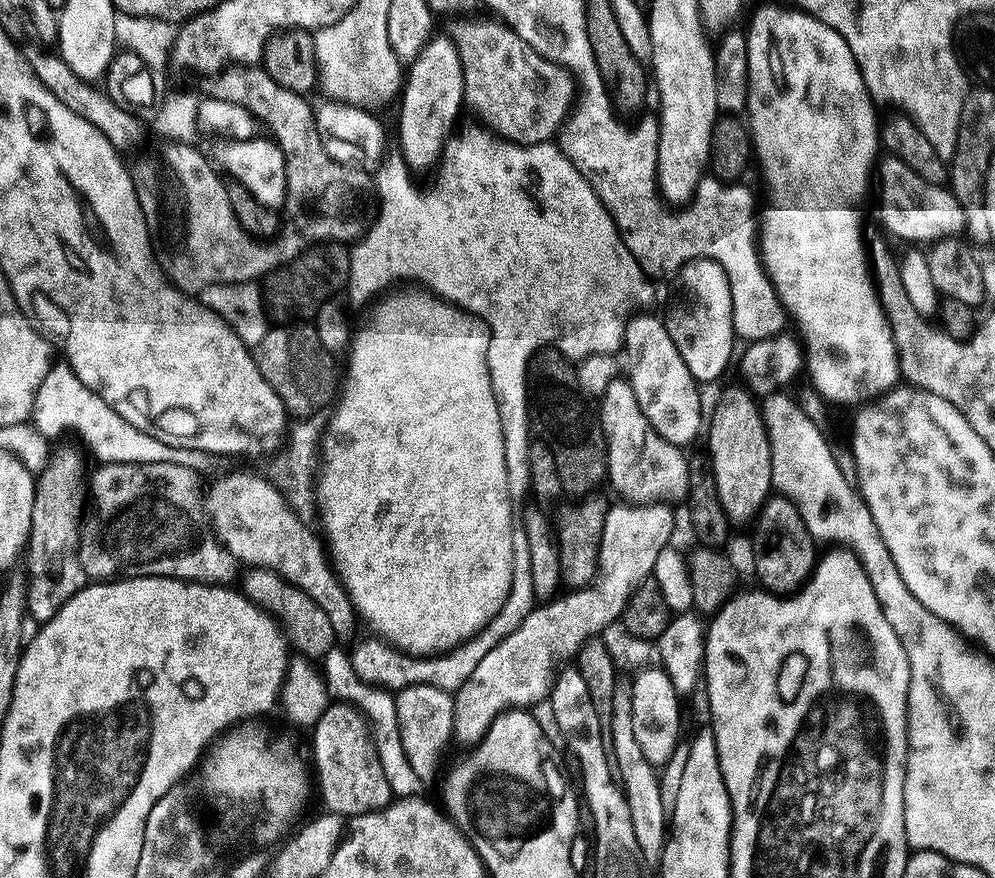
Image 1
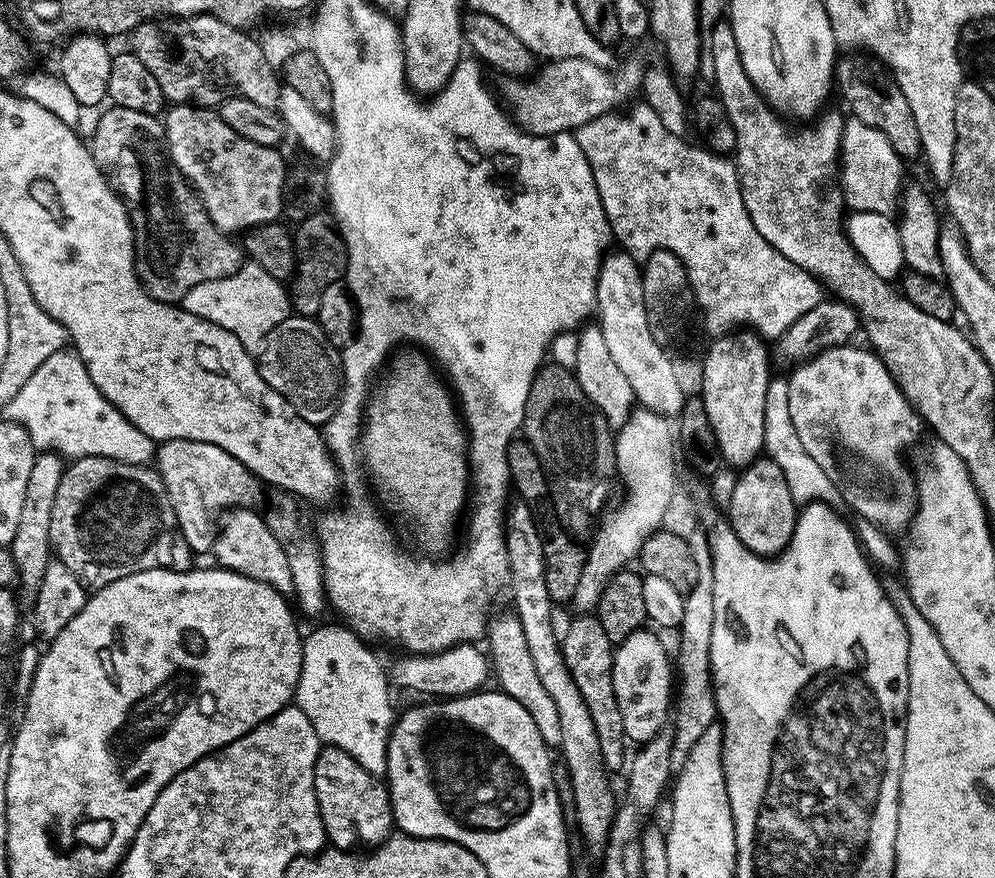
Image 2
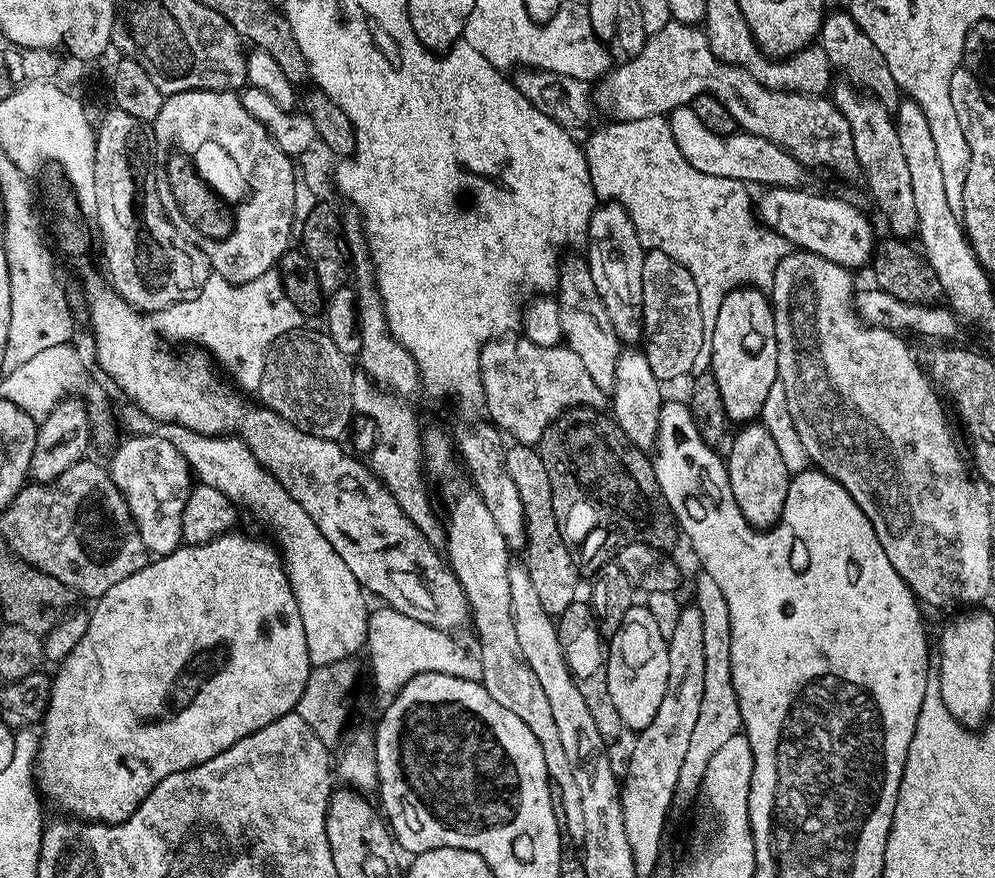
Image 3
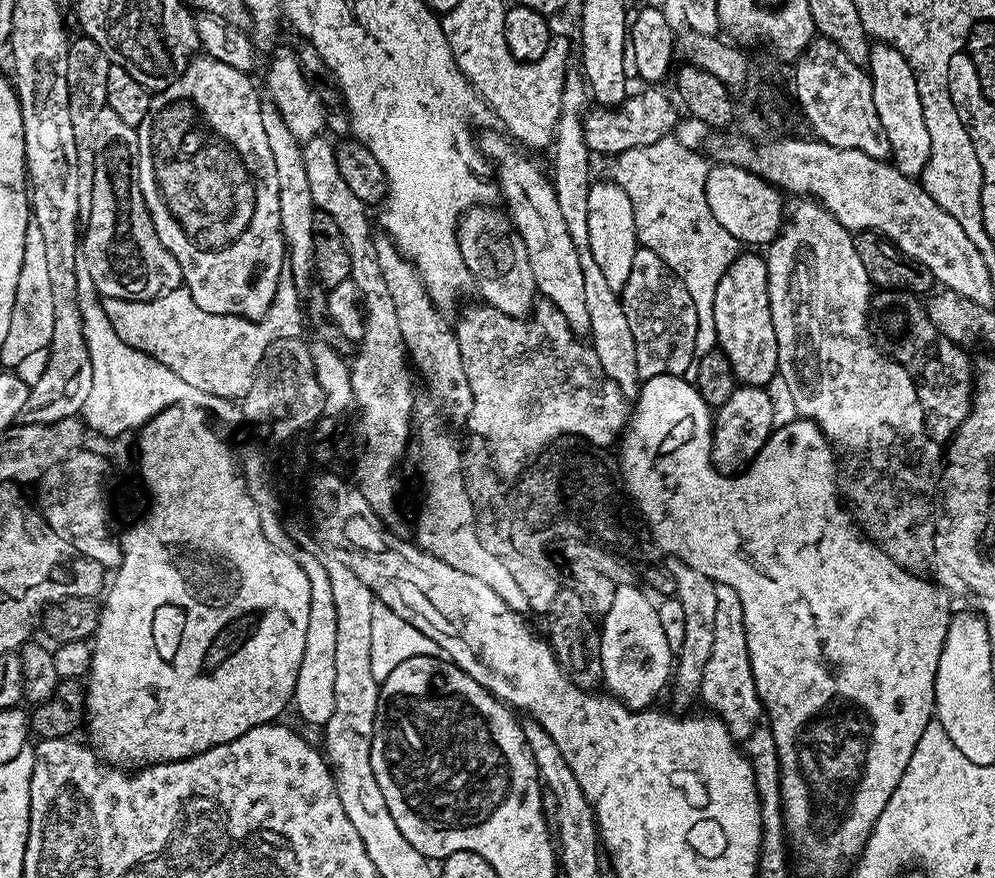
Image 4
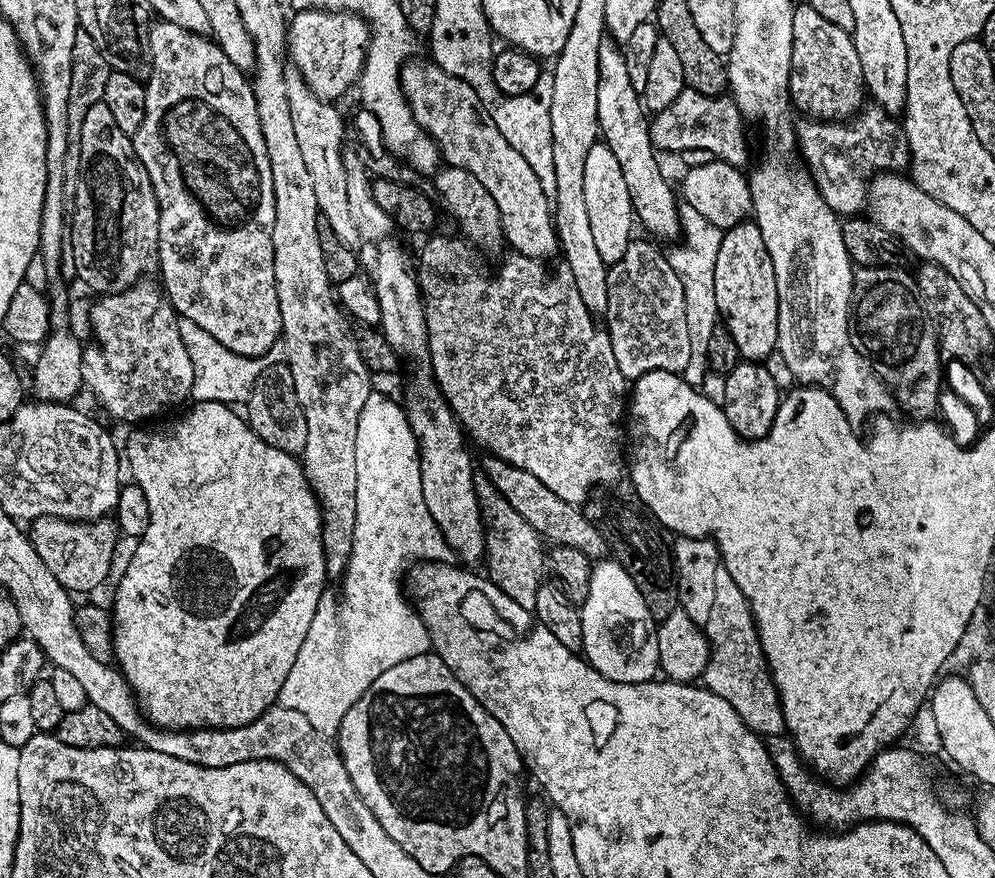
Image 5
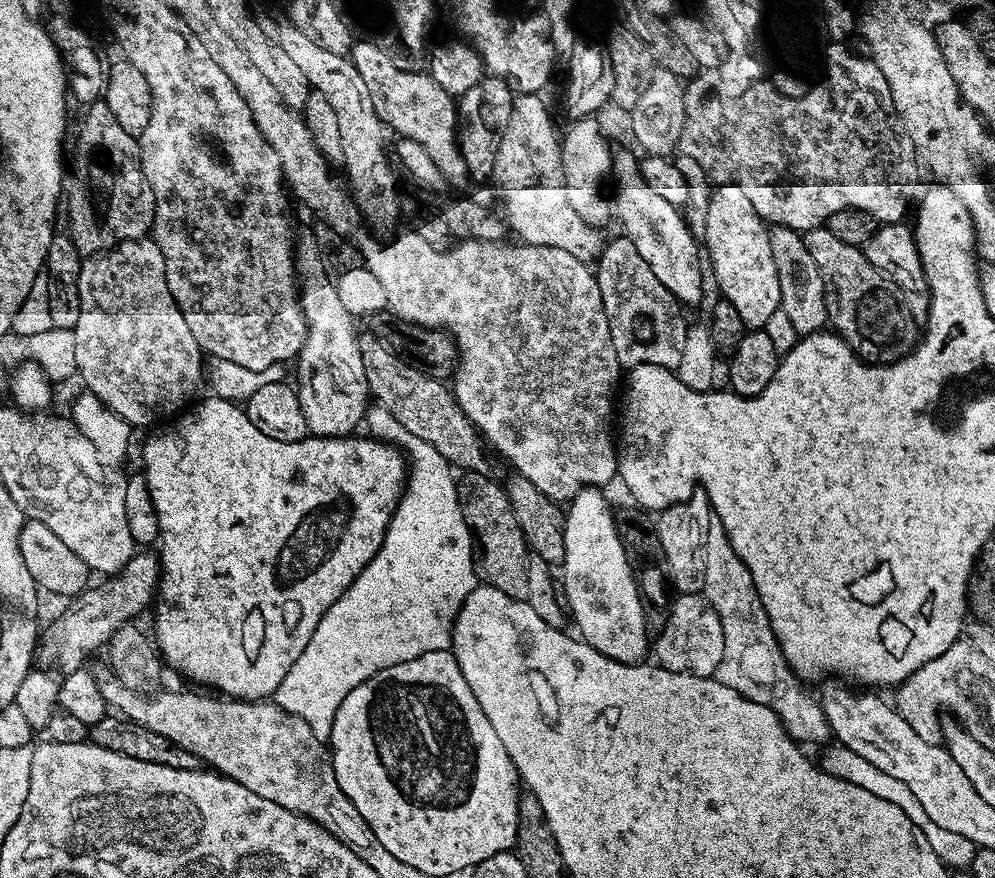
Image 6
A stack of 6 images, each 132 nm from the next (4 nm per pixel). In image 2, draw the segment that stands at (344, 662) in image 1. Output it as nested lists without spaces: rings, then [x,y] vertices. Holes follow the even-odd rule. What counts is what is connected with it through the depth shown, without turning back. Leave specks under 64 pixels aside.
[[[339,624],[320,626],[303,639],[303,664],[293,696],[295,707],[306,714],[317,739],[329,747],[346,750],[363,769],[375,776],[387,773],[388,744],[396,712],[392,710],[392,686],[386,666],[380,662],[365,639],[351,628]]]

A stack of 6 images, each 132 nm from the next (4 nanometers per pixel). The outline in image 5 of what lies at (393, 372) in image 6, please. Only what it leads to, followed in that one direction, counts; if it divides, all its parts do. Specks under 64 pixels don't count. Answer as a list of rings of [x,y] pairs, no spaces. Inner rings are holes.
[[[491,454],[485,455],[485,457],[482,466],[487,474],[485,476],[487,481],[499,490],[514,507],[514,510],[522,515],[522,518],[525,518],[531,528],[543,539],[556,546],[566,545],[581,550],[591,560],[600,560],[607,555],[607,537],[601,534],[596,524],[588,519],[581,507],[558,497],[558,494],[543,485],[528,470],[522,470],[521,467],[509,464],[504,459]]]

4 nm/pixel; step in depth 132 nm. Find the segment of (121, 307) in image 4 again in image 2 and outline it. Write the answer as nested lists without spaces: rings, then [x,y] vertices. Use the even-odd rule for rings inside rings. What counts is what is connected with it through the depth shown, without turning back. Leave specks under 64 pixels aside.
[[[245,262],[238,271],[226,278],[202,282],[184,295],[182,307],[198,318],[206,318],[222,330],[230,330],[247,352],[256,354],[264,340],[293,311],[290,292],[281,281],[275,280],[262,266]]]

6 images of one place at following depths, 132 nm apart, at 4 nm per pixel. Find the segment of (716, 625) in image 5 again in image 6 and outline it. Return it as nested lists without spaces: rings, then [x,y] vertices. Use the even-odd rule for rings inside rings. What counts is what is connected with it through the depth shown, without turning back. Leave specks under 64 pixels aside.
[[[715,518],[710,520],[705,535],[705,564],[705,586],[702,592],[718,614],[724,635],[724,657],[715,679],[730,686],[730,690],[738,690],[738,694],[750,698],[750,702],[758,702],[774,710],[789,736],[801,745],[827,745],[830,729],[819,699],[804,692],[805,685],[786,662],[770,626],[770,618],[762,606],[762,598],[758,598],[754,578],[750,578],[750,570],[746,570],[742,558],[738,558],[722,522]]]

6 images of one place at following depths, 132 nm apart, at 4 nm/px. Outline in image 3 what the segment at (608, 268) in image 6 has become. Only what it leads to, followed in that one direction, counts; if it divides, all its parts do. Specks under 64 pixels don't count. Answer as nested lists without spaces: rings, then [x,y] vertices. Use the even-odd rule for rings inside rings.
[[[645,251],[642,262],[642,351],[646,362],[650,362],[650,370],[662,382],[676,380],[679,376],[691,373],[694,369],[694,358],[698,358],[698,350],[706,346],[702,338],[702,309],[698,307],[698,289],[694,286],[694,278],[674,258],[661,252]]]

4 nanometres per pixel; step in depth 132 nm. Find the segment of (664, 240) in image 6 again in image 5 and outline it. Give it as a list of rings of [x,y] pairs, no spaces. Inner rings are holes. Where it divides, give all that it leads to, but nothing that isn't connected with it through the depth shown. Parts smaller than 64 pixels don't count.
[[[605,38],[601,41],[598,46],[598,126],[600,127],[600,136],[602,137],[603,143],[610,146],[610,150],[614,150],[614,158],[618,158],[618,166],[622,166],[622,178],[626,178],[626,190],[630,190],[630,202],[632,203],[632,211],[634,213],[635,219],[645,228],[647,235],[649,237],[655,238],[657,241],[664,240],[667,236],[677,235],[680,232],[680,208],[678,207],[678,196],[672,193],[672,188],[668,185],[668,180],[664,177],[664,172],[660,169],[660,164],[656,161],[656,156],[658,157],[658,149],[652,144],[652,139],[648,133],[648,125],[650,123],[649,117],[646,115],[646,109],[641,101],[641,93],[634,90],[634,85],[630,82],[630,70],[626,70],[626,56],[625,53],[620,53],[622,51],[621,45],[616,43],[615,40],[611,38]]]

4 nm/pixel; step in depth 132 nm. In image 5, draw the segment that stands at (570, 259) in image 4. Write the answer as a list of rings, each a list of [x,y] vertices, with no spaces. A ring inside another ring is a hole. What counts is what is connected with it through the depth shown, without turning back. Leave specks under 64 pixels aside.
[[[427,59],[407,61],[400,69],[400,85],[412,117],[436,141],[441,157],[449,165],[465,168],[474,174],[489,190],[501,211],[507,247],[513,253],[541,262],[547,261],[547,256],[557,255],[554,208],[549,193],[542,190],[538,174],[534,174],[526,158],[514,150],[512,141],[502,138],[502,130],[498,130],[482,98],[478,98],[462,78],[446,74],[446,70]]]

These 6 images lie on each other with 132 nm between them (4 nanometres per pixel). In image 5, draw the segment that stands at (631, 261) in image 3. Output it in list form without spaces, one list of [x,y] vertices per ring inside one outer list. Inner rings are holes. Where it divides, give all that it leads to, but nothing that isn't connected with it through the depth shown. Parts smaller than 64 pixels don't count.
[[[603,142],[590,146],[590,154],[586,154],[586,170],[582,175],[592,237],[598,254],[602,254],[602,262],[610,266],[618,262],[622,254],[626,254],[626,246],[634,239],[634,213],[630,202],[630,190],[626,190],[626,178],[622,178],[622,166],[618,166],[614,150],[610,150],[610,146]]]

